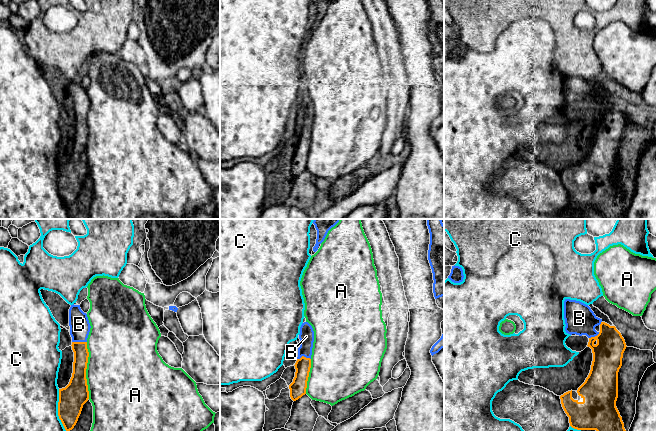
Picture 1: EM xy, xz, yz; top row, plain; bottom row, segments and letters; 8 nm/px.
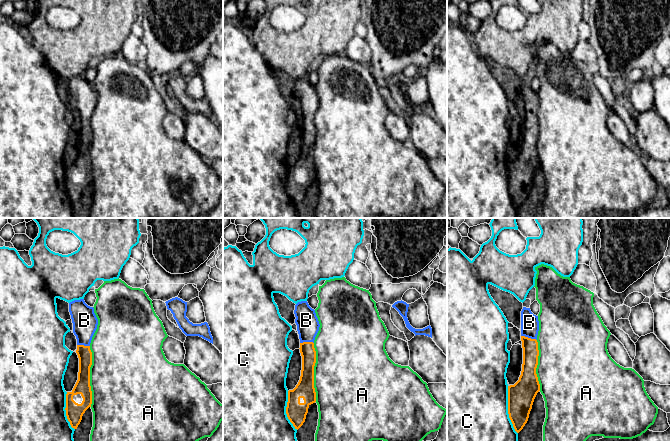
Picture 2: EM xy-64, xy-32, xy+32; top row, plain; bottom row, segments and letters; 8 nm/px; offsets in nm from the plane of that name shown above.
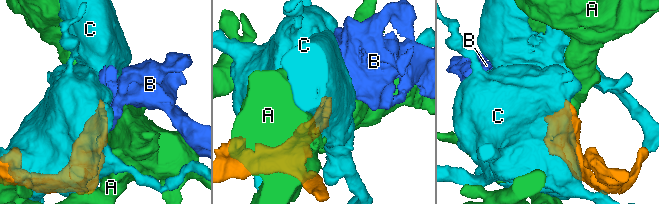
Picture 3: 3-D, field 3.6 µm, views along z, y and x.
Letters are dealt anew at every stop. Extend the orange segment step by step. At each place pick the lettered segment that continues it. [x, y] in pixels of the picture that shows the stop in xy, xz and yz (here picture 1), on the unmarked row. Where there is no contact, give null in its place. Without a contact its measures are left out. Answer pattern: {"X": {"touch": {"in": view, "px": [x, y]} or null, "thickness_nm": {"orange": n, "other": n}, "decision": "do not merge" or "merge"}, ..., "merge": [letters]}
{"A": {"touch": {"in": "xy", "px": [85, 146]}, "thickness_nm": {"orange": 200, "other": 480}, "decision": "do not merge"}, "B": {"touch": {"in": "xy", "px": [79, 118]}, "thickness_nm": {"orange": 120, "other": 160}, "decision": "merge"}, "C": {"touch": {"in": "xy", "px": [58, 187]}, "thickness_nm": {"orange": 200, "other": 480}, "decision": "do not merge"}, "merge": ["B"]}

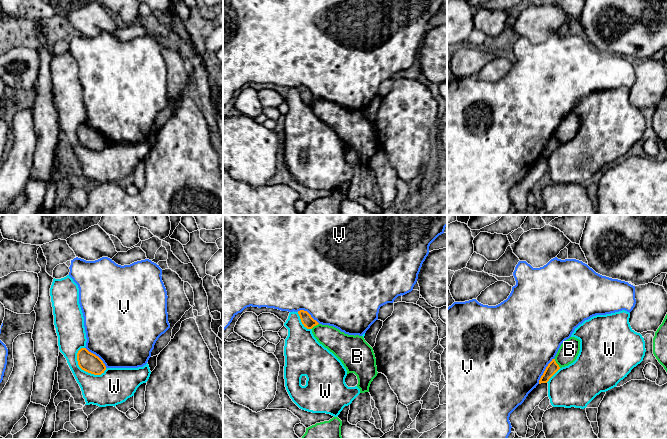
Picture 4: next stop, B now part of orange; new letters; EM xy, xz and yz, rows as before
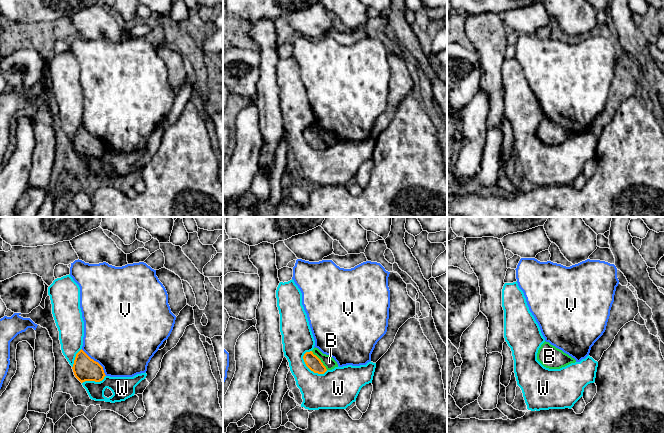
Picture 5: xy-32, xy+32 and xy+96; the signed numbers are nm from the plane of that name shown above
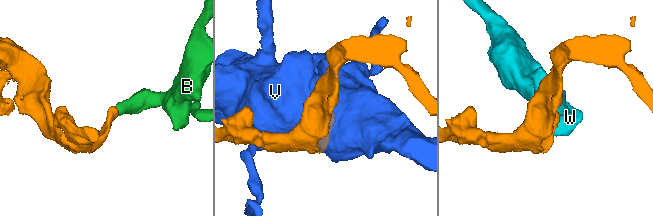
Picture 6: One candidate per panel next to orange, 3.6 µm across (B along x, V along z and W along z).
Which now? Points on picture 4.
{"B": {"touch": {"in": "yz", "px": [556, 139]}, "thickness_nm": {"orange": 90, "other": 160}, "decision": "do not merge"}, "V": {"touch": {"in": "yz", "px": [544, 147]}, "thickness_nm": {"orange": 90, "other": 500}, "decision": "do not merge"}, "W": {"touch": {"in": "xy", "px": [85, 146]}, "thickness_nm": {"orange": 160, "other": 280}, "decision": "do not merge"}, "merge": []}

